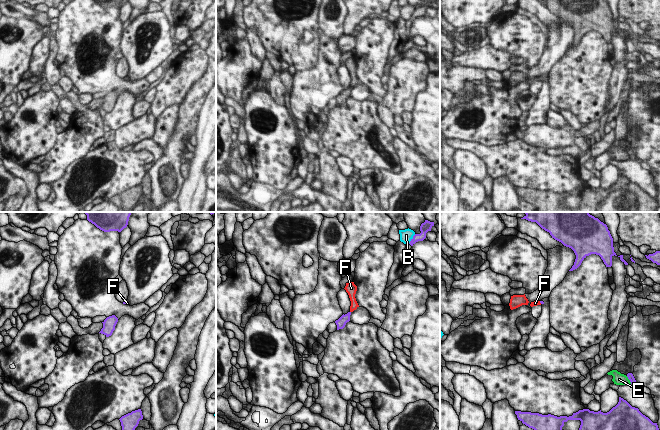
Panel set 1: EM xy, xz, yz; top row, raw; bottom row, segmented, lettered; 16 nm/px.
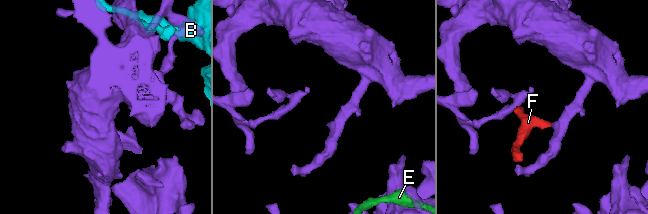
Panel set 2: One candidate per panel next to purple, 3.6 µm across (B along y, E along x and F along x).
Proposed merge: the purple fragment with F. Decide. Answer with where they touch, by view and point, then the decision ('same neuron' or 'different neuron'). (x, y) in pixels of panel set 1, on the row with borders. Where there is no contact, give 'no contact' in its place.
yz (540, 302) | same neuron

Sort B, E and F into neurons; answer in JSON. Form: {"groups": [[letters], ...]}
{"groups": [["B"], ["E"], ["F"]]}

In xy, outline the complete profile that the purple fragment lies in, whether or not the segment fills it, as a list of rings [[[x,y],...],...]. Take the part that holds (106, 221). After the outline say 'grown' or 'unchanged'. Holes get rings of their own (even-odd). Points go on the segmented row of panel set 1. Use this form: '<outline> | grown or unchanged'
[[[85,212],[87,220],[104,232],[121,232],[127,227],[132,212]]] | unchanged

